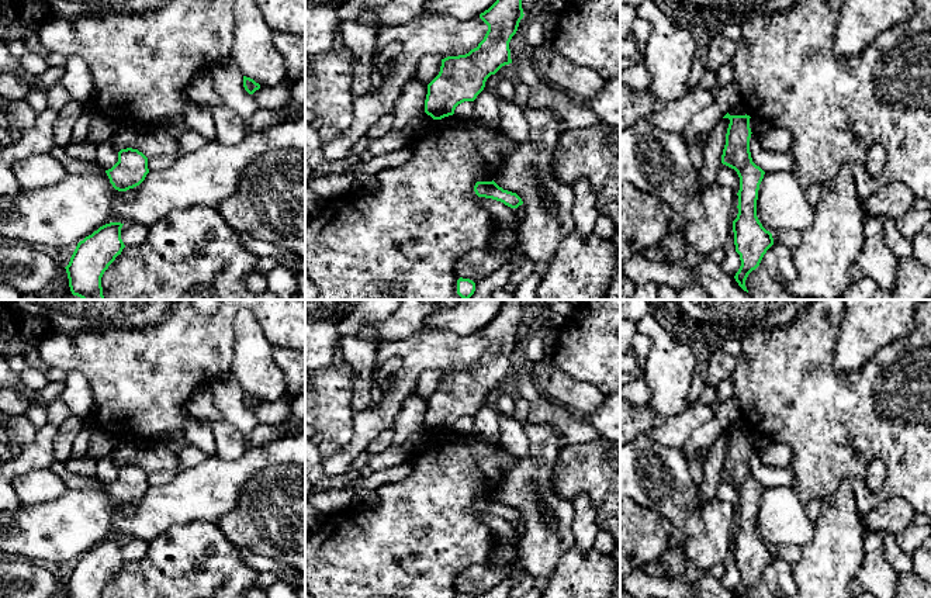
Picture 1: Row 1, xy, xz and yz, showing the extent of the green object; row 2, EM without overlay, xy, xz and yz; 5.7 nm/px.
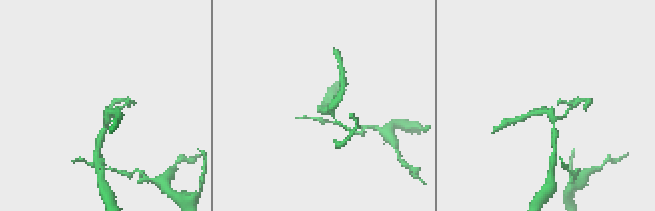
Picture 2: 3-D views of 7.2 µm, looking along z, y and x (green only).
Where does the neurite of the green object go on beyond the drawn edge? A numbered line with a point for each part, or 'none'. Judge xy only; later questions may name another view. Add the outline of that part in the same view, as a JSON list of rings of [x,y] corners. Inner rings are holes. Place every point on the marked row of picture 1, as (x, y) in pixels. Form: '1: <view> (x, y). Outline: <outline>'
none

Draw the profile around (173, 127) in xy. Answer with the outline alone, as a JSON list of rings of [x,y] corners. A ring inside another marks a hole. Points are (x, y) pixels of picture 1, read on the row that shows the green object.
[[[180,115],[180,117],[174,117],[167,121],[163,121],[159,127],[173,138],[177,138],[180,132],[187,127],[187,124],[184,121],[184,117]]]

